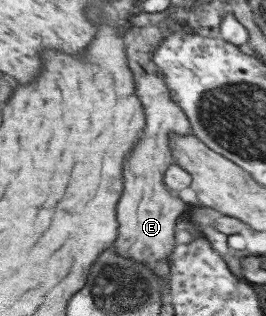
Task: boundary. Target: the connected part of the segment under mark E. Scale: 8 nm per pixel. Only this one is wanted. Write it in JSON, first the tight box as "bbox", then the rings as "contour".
{"bbox":[112,26,191,268],"contour":[[[147,26],[135,30],[129,36],[135,38],[129,46],[129,68],[133,70],[137,82],[137,98],[141,98],[141,106],[145,106],[145,134],[138,138],[133,154],[129,154],[129,162],[125,162],[125,190],[116,205],[116,221],[120,222],[120,230],[112,250],[119,256],[153,268],[155,262],[171,255],[173,226],[177,216],[185,210],[185,204],[181,206],[181,200],[173,198],[165,190],[161,178],[167,172],[165,168],[171,164],[169,147],[172,135],[181,136],[191,132],[191,124],[177,103],[173,108],[166,82],[159,76],[159,67],[155,68],[149,60],[155,46],[147,46]]]}

